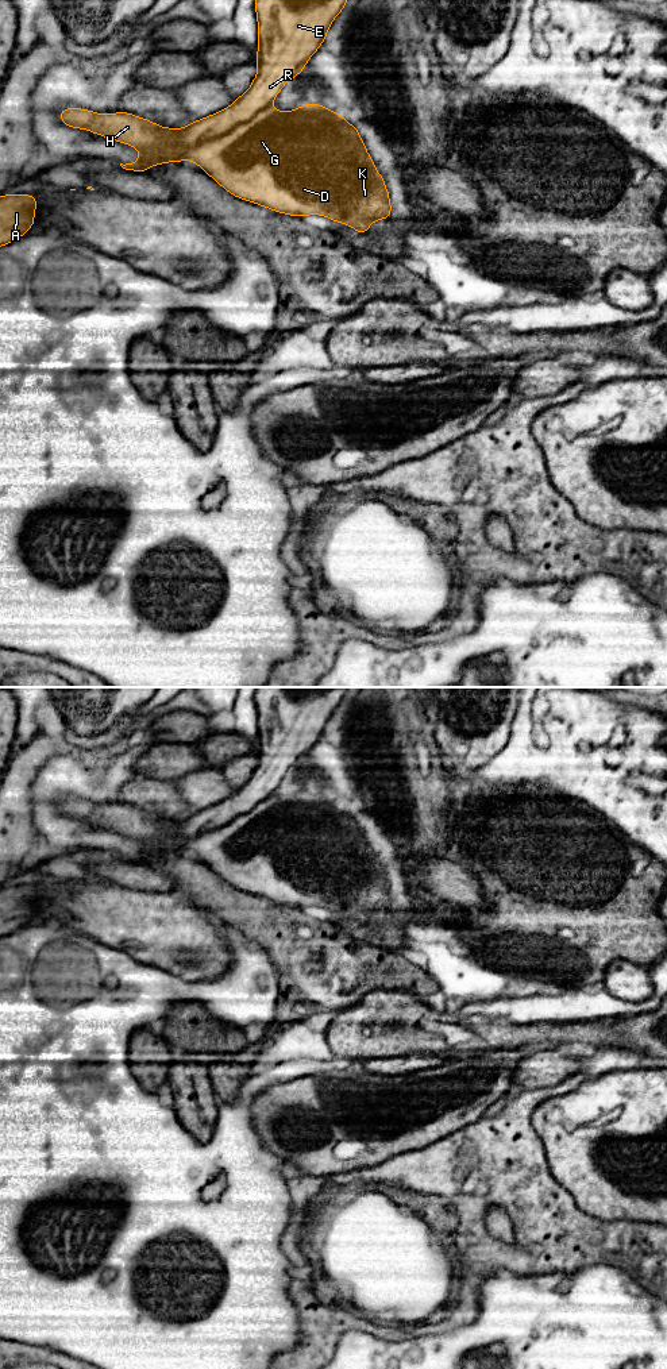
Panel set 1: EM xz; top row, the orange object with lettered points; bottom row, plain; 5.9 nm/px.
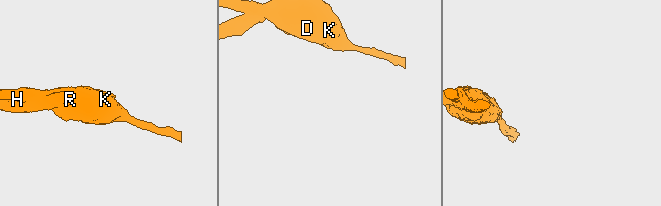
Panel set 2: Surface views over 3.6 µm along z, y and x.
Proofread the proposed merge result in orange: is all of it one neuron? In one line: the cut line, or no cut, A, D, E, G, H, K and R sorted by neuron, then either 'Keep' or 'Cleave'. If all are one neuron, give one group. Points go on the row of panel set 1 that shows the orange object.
Split along xz (270, 105), (257, 111), (226, 132), (187, 147), (181, 159). Groups: A E R / D G H K. Cleave

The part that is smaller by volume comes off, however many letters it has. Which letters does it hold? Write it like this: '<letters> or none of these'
D, G, H, K

